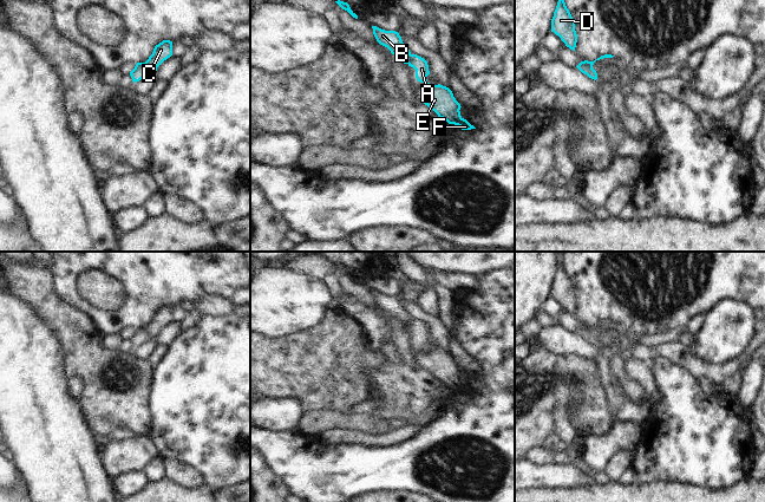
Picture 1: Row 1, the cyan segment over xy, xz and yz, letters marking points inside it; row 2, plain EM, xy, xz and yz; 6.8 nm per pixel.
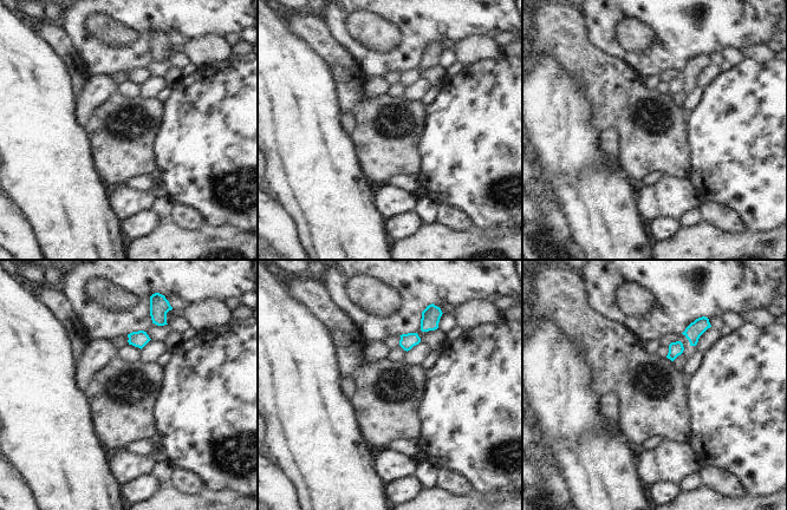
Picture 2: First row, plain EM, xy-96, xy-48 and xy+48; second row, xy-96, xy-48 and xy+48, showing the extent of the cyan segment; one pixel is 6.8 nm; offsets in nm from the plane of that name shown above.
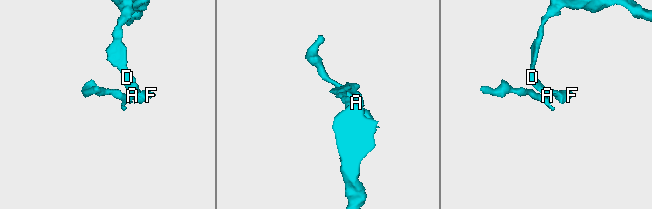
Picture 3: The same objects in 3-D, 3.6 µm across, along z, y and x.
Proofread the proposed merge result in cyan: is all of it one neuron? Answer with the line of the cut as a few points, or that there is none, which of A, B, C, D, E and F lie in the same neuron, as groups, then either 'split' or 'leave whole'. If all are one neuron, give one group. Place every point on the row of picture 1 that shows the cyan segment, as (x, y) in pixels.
cut yz (582, 62), (592, 66); groups A C D E F / B; split

